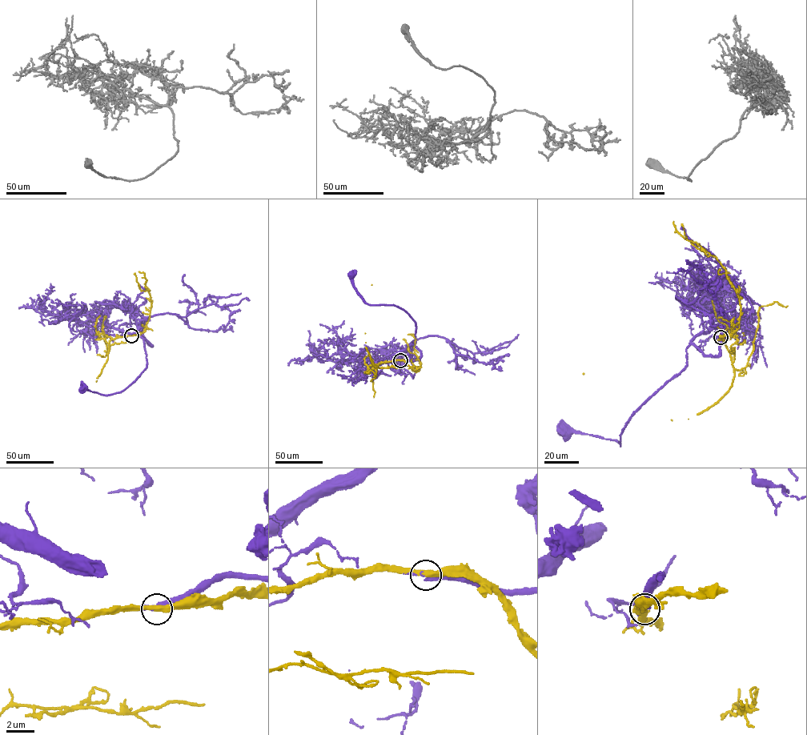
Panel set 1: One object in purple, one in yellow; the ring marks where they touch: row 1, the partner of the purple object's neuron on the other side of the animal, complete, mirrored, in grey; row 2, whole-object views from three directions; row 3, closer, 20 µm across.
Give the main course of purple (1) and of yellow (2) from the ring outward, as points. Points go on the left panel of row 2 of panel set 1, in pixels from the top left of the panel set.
1: (131, 335), (141, 333), (152, 346), (143, 340), (147, 363), (141, 374), (120, 392), (102, 395), (83, 388)
2: (131, 335), (110, 341), (106, 362), (96, 381), (102, 355)

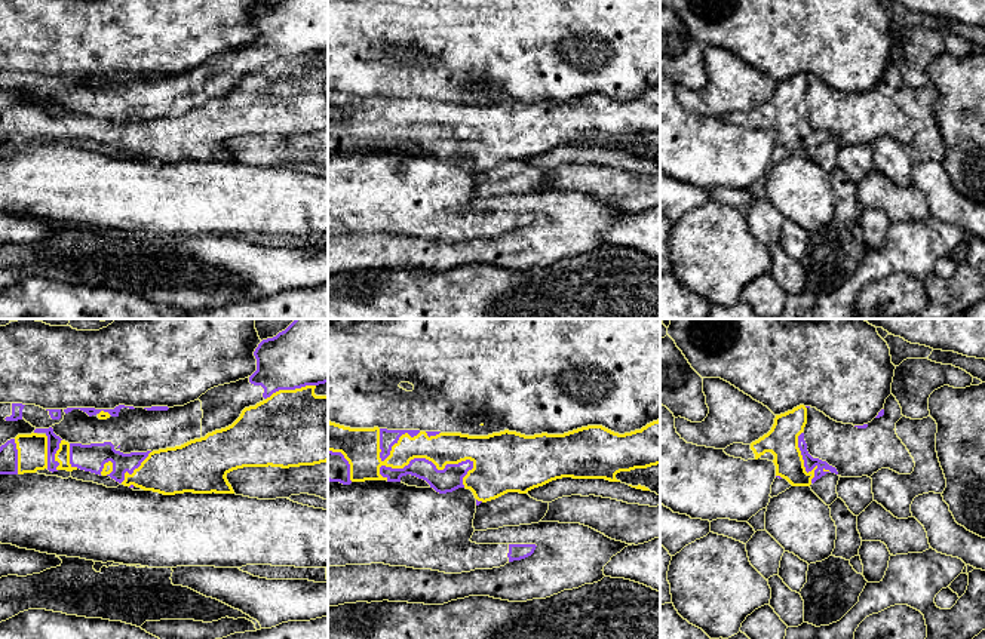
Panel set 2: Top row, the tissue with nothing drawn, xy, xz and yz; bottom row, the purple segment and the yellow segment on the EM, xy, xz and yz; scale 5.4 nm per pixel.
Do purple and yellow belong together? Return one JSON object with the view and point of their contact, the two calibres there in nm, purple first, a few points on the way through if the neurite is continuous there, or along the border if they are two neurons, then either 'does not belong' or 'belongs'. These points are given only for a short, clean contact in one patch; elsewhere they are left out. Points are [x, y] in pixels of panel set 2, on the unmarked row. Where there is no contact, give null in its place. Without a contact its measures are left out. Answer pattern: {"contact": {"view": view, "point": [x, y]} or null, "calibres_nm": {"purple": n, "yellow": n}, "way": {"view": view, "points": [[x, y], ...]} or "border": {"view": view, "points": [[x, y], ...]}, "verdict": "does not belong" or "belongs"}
{"contact": {"view": "xz", "point": [423, 126]}, "calibres_nm": {"purple": 130, "yellow": 180}, "verdict": "does not belong"}

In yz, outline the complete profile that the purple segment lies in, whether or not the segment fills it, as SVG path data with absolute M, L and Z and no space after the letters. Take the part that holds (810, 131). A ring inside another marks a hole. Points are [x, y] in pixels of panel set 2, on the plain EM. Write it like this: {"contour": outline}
{"contour": "M893 62L878 83L863 93L837 90L816 76L807 76L807 92L798 104L798 116L806 139L814 139L811 151L829 139L841 145L871 145L881 136L911 142L914 126L895 98L902 85Z"}

